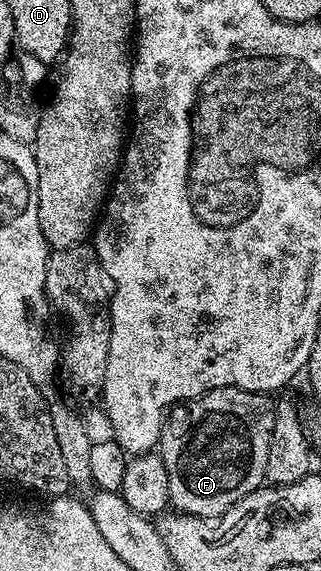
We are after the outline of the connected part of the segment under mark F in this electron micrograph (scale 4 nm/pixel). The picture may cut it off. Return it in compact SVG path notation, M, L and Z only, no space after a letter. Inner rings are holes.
M216 388L169 409L159 451L171 482L169 503L186 516L222 516L235 502L265 484L274 401L264 392Z

